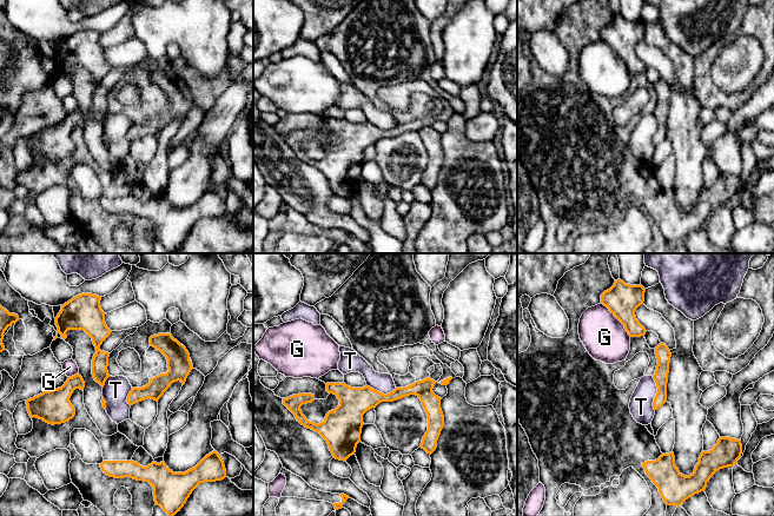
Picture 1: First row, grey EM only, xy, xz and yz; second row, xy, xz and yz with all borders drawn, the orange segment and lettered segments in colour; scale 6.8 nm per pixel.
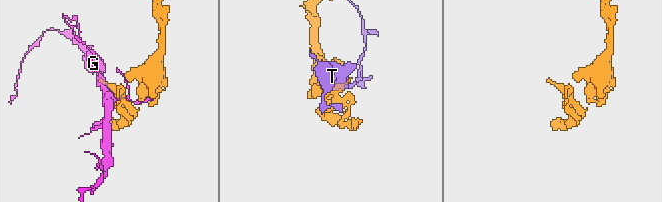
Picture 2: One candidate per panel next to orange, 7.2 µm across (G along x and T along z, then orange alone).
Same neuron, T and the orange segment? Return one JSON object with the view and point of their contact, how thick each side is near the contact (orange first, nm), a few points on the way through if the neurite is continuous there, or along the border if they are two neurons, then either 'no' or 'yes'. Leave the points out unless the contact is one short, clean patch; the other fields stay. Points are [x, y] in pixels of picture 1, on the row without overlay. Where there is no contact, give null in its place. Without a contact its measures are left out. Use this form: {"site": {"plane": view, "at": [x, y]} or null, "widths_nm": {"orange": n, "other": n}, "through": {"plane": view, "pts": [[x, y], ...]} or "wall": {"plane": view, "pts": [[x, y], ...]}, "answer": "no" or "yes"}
{"site": {"plane": "yz", "at": [656, 130]}, "widths_nm": {"orange": 100, "other": 160}, "answer": "no"}

